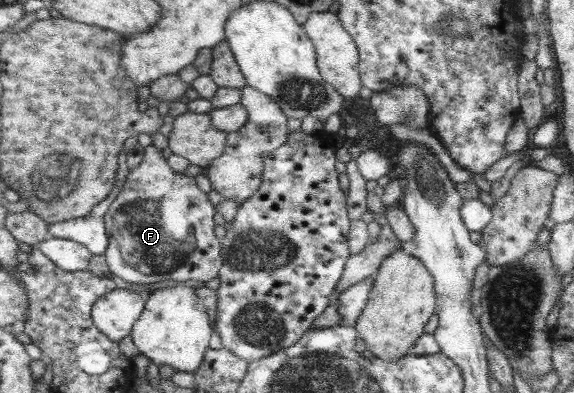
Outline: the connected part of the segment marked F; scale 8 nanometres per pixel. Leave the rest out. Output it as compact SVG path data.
M148 145L142 162L126 175L120 193L112 202L105 216L105 225L111 236L110 247L105 256L111 272L130 285L138 284L180 284L186 280L205 285L219 278L224 266L223 244L214 234L216 205L208 200L196 182L196 175L176 173L172 160L167 160L162 151Z

